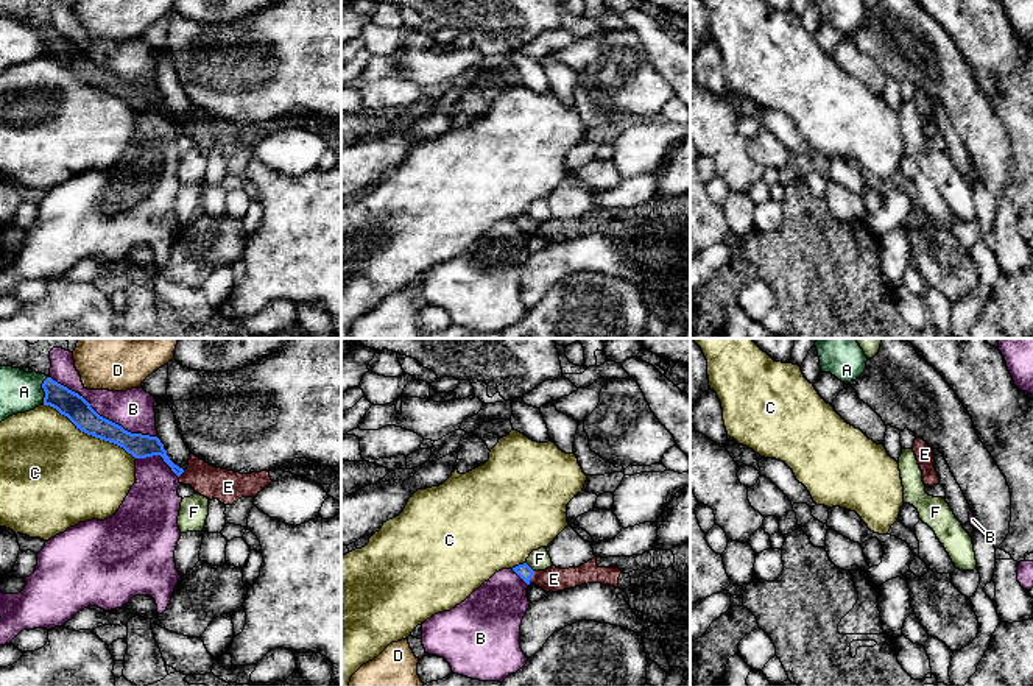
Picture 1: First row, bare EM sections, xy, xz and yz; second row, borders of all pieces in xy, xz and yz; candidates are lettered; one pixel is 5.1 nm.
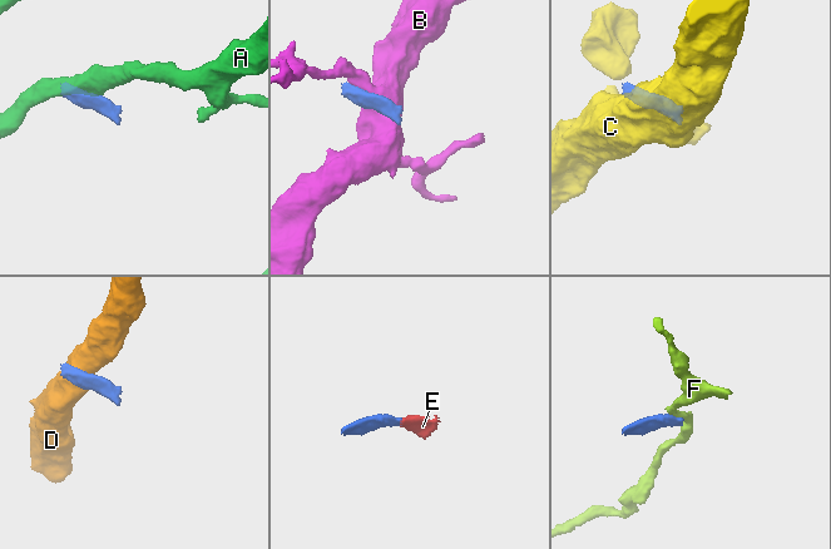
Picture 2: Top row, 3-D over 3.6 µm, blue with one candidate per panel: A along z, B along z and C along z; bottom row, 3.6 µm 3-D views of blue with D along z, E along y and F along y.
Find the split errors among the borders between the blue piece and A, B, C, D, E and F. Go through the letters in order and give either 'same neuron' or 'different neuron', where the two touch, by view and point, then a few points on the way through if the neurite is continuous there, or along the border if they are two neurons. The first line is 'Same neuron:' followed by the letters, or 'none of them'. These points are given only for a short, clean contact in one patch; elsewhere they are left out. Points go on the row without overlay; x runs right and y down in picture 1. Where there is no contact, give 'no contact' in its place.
Same neuron: E
A: different neuron; contact xy (44, 41); border xy (47, 27), (42, 35), (42, 55)
B: different neuron; contact xy (117, 75)
C: different neuron; contact xy (89, 84)
D: different neuron; contact xy (78, 45); border xy (77, 44), (80, 47)
E: same neuron; contact xz (532, 226); way xz (524, 222), (532, 226), (553, 229)
F: different neuron; contact xz (528, 217); border xz (525, 212), (533, 220)

